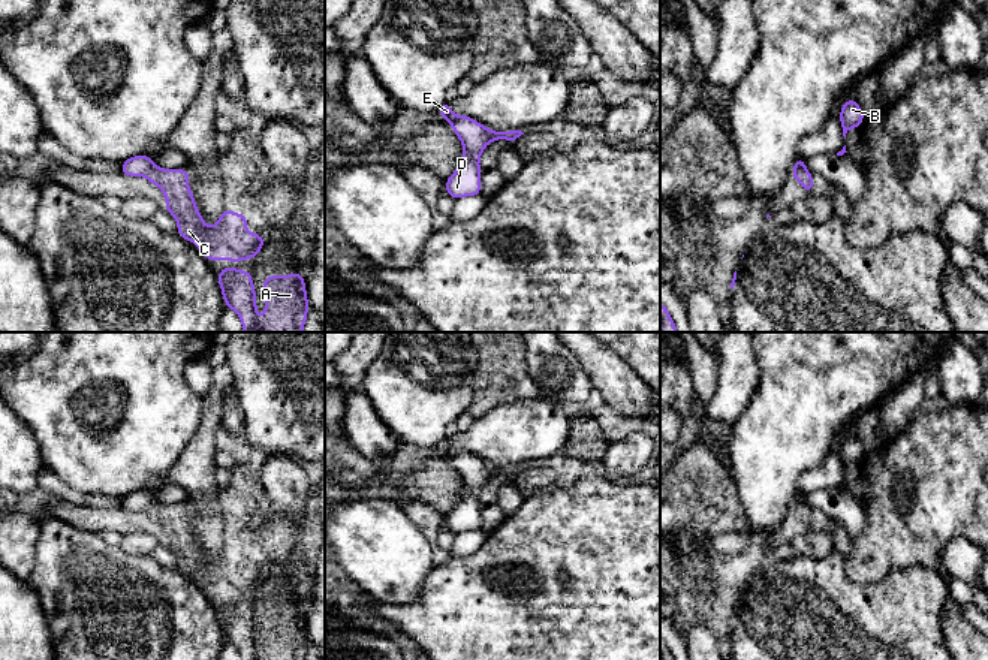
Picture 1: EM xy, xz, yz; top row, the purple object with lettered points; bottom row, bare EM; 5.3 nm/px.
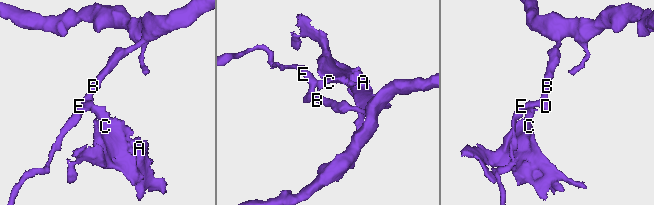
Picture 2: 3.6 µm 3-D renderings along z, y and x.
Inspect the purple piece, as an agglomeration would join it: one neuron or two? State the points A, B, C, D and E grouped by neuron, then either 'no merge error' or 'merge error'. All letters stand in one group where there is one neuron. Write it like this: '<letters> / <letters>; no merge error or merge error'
A C / B D E; merge error

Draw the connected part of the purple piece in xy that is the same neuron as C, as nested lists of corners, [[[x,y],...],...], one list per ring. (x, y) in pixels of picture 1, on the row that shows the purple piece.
[[[153,166],[147,174],[166,198],[165,210],[178,223],[177,233],[198,245],[208,260],[248,260],[256,259],[265,245],[262,235],[247,232],[247,217],[235,211],[222,211],[214,226],[207,226],[196,208],[196,201],[189,189],[186,169],[163,169]]]

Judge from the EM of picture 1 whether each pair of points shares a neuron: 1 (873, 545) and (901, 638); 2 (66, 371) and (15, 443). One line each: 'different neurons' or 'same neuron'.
1: different neurons
2: different neurons

